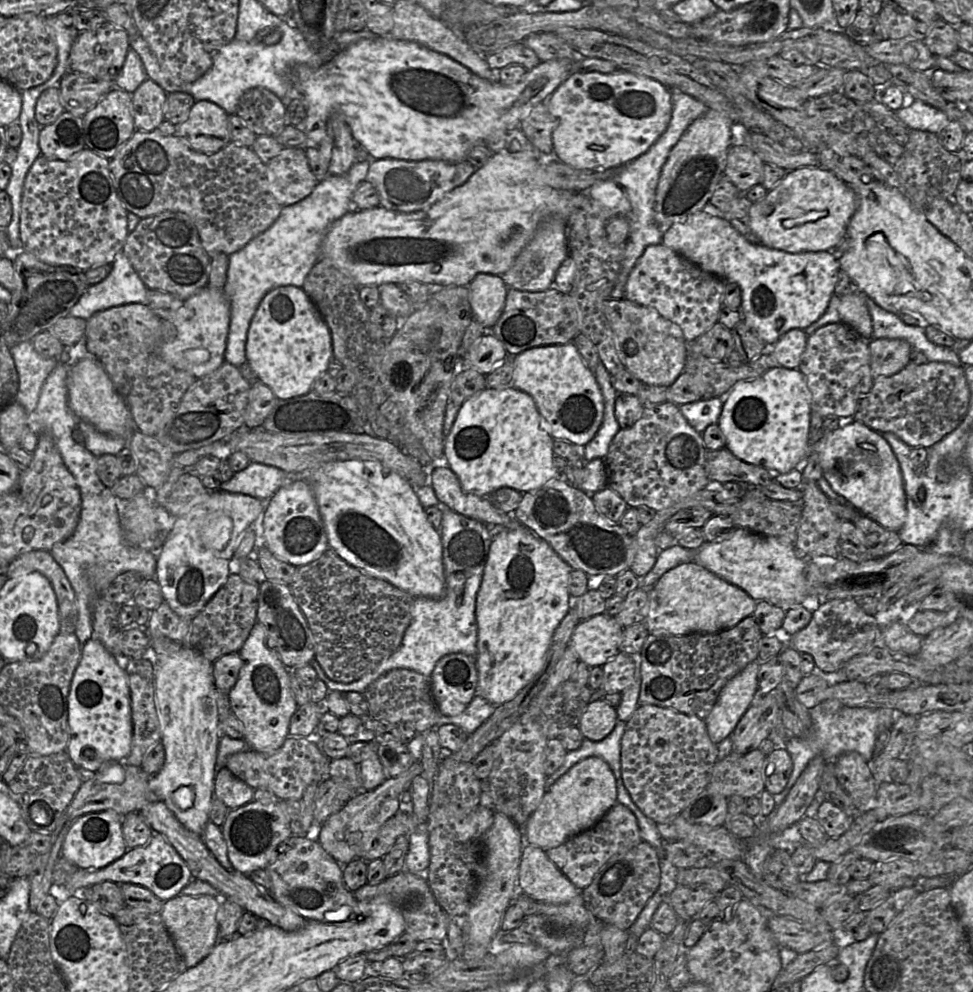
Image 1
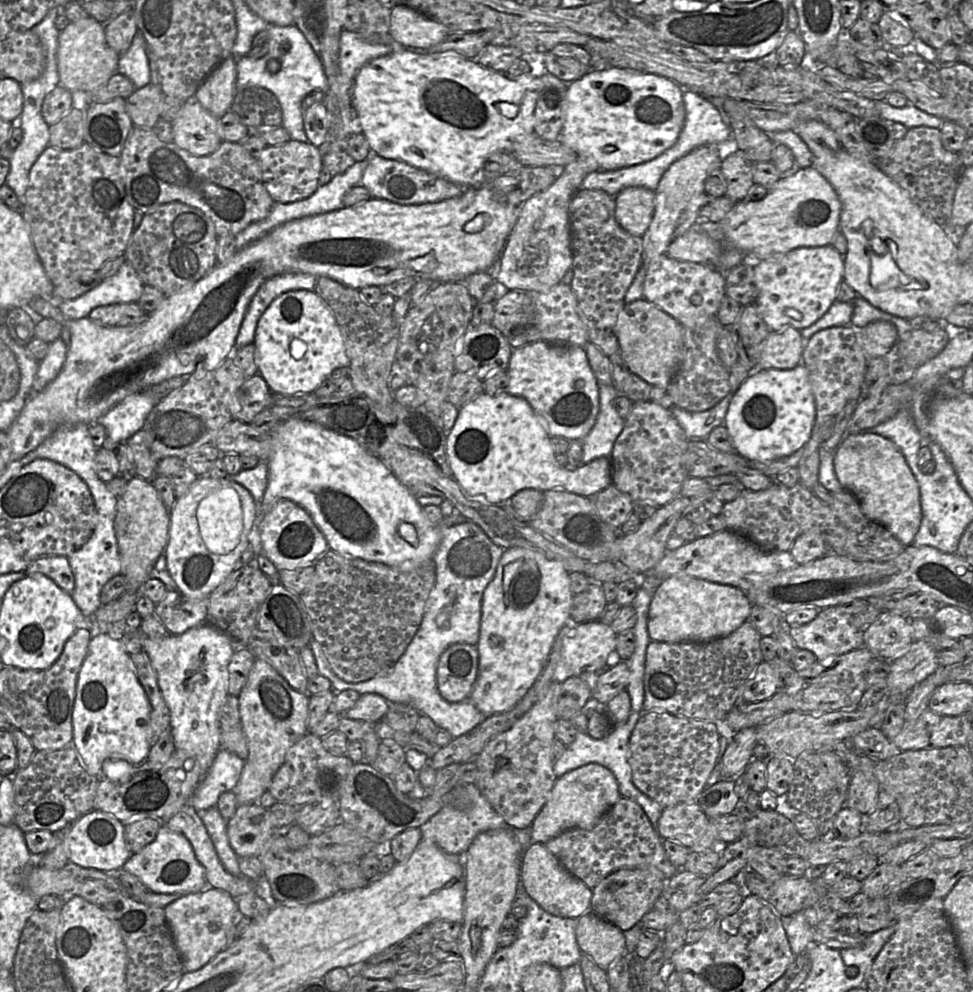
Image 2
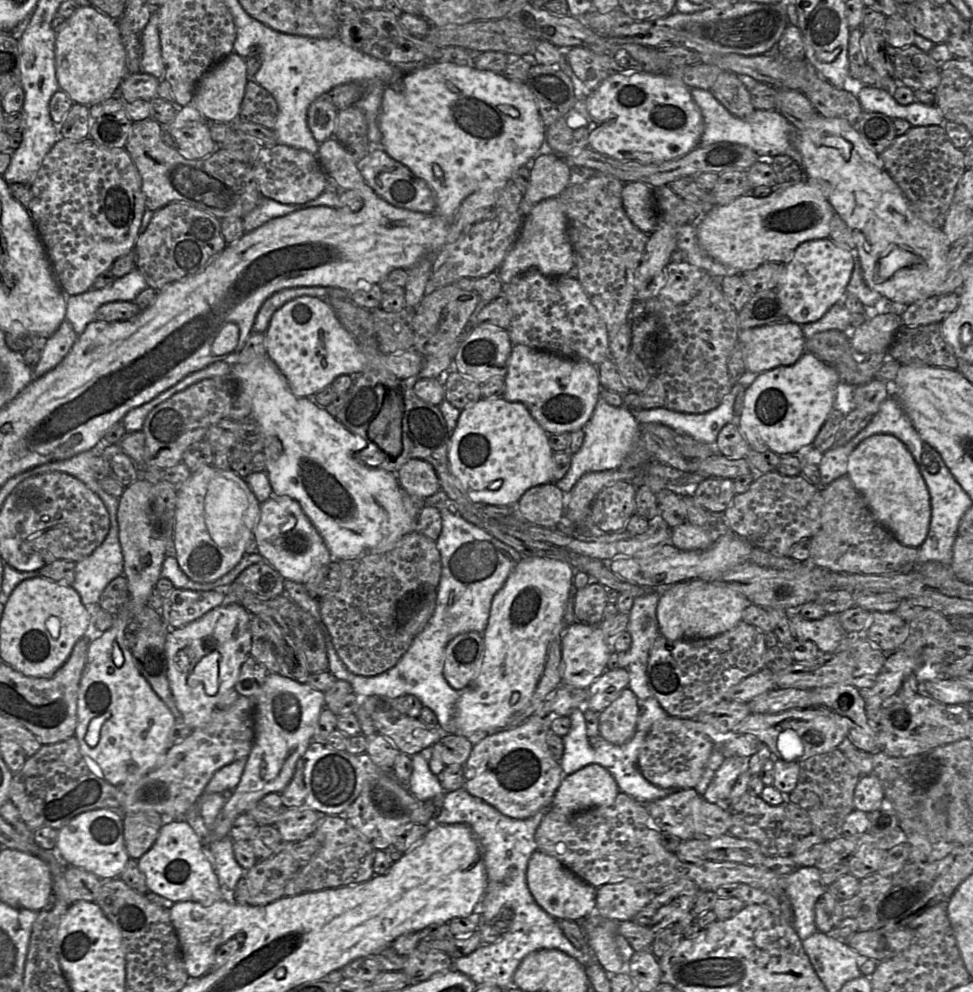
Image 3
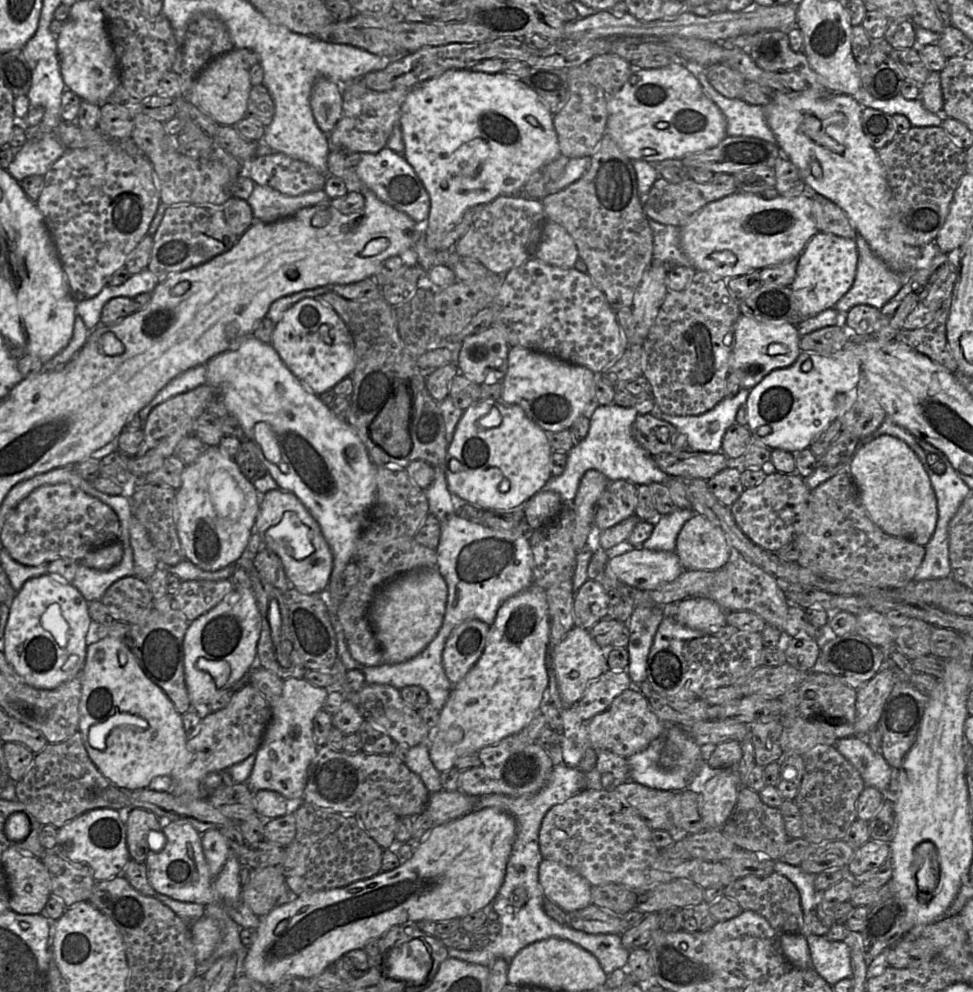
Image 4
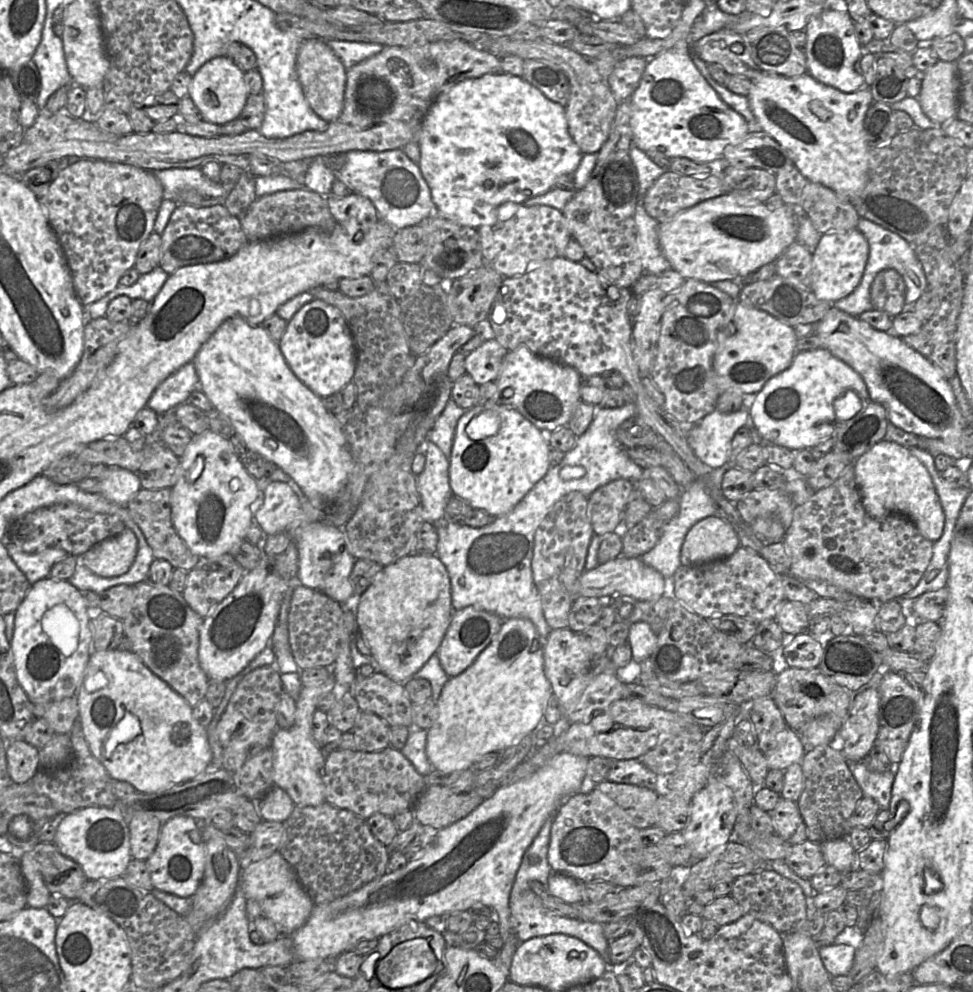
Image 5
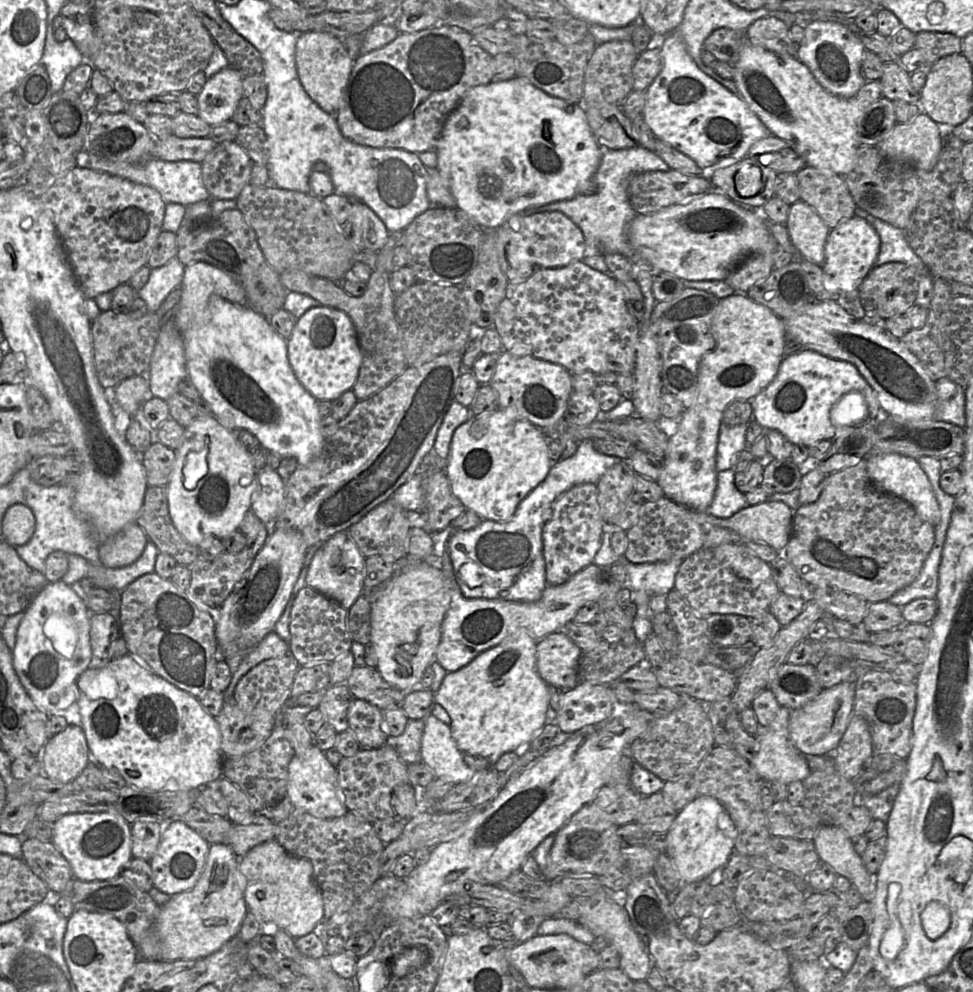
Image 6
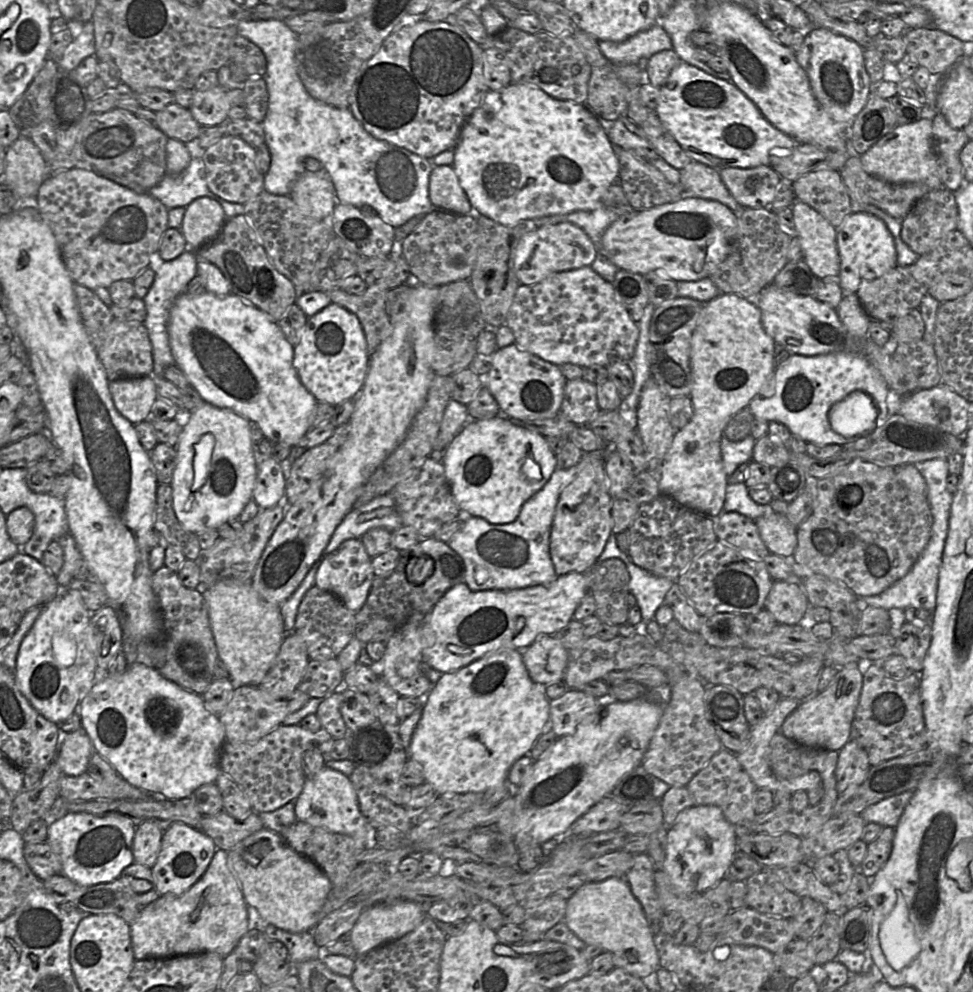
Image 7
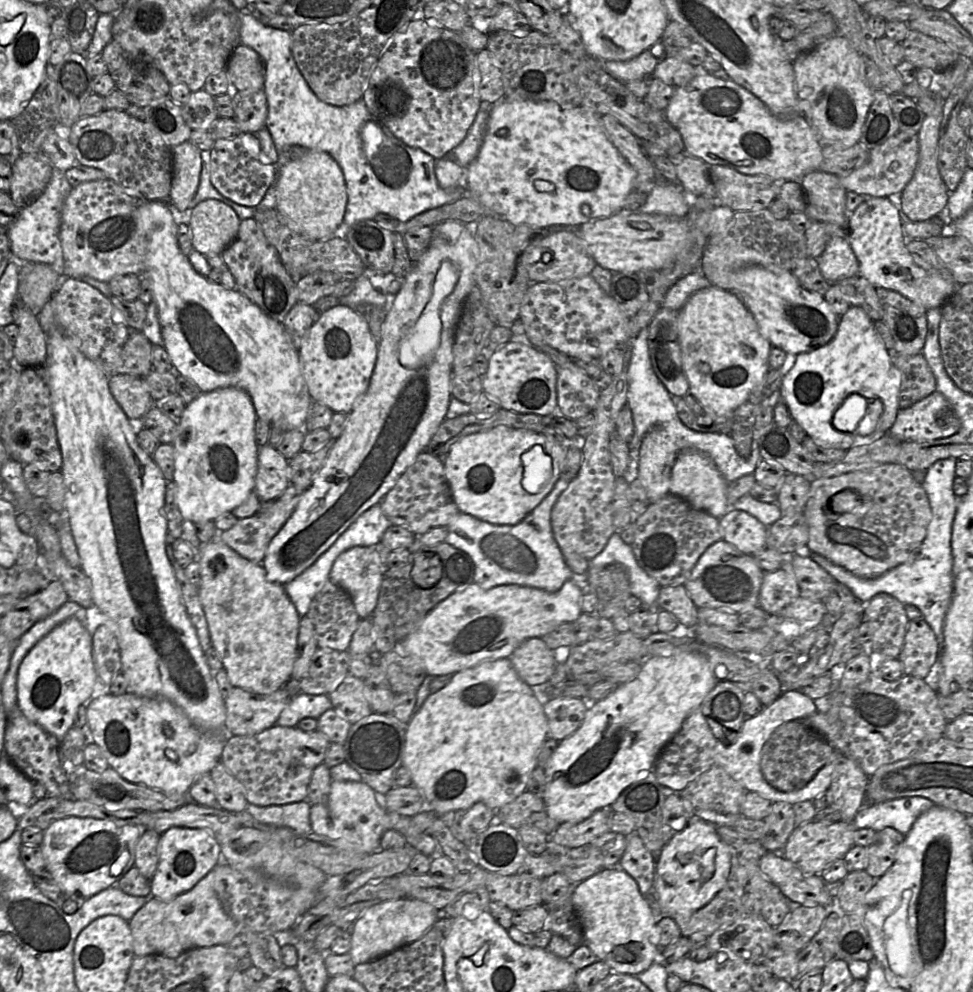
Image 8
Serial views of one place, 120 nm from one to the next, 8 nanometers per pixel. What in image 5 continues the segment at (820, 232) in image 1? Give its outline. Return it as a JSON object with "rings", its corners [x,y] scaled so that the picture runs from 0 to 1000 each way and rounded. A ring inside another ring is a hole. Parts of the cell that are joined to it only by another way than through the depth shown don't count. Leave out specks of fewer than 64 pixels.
{"rings":[[[745,195],[743,197],[720,203],[699,214],[687,223],[679,224],[676,231],[677,245],[679,252],[688,263],[690,270],[697,273],[704,280],[714,280],[727,285],[741,282],[770,281],[772,276],[782,268],[798,263],[798,261],[816,244],[819,244],[819,219],[824,215],[819,207],[805,206],[799,211],[789,210],[785,204],[776,201],[769,201],[763,197]]]}

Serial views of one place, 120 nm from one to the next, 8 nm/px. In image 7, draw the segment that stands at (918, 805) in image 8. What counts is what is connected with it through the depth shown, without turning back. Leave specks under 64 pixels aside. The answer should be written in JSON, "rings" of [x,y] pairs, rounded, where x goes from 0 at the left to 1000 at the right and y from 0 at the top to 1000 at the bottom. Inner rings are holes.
{"rings":[[[931,797],[897,811],[892,813],[885,823],[890,830],[900,830],[906,834],[921,835],[928,818],[938,802],[937,797]]]}

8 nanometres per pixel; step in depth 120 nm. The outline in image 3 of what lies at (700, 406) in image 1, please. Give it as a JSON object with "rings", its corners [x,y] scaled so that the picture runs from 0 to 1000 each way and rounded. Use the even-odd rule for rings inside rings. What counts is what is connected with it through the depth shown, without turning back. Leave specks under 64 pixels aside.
{"rings":[[[752,389],[750,396],[735,412],[723,417],[699,416],[683,410],[667,413],[652,413],[652,419],[658,427],[679,426],[695,434],[701,434],[709,441],[736,449],[741,432],[748,426],[756,423],[754,406],[758,396],[768,390]]]}

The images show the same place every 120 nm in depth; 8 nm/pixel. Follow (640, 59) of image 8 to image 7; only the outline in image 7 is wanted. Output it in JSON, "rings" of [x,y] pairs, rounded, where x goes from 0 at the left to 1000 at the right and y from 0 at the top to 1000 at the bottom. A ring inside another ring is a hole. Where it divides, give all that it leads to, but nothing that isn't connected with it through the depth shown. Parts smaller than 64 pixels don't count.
{"rings":[[[672,24],[638,42],[615,41],[615,47],[627,63],[647,66],[655,65],[659,58],[666,59],[677,51],[691,49],[691,43],[686,32]]]}

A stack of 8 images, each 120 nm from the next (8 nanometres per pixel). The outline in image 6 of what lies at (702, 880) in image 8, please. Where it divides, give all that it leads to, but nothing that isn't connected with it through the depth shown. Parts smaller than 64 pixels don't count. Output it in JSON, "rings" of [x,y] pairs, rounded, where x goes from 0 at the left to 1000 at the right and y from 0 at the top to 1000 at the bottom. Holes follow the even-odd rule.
{"rings":[[[717,801],[697,819],[688,837],[686,862],[690,865],[702,890],[727,884],[740,890],[740,879],[755,859],[756,833],[743,811],[729,801]]]}

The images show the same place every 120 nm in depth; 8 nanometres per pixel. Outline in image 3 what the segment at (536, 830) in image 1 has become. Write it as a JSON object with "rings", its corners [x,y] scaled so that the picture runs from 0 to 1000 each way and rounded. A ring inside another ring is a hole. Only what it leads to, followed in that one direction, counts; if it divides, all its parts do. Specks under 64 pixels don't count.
{"rings":[[[605,770],[581,782],[569,800],[564,816],[589,821],[629,810],[636,799],[629,781],[616,770]]]}

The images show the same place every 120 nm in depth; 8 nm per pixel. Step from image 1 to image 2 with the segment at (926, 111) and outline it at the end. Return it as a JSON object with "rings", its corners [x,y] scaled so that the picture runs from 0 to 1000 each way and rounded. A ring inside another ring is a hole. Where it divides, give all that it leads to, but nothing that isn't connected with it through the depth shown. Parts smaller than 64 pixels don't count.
{"rings":[[[901,101],[900,107],[904,118],[915,123],[927,124],[933,130],[956,128],[966,131],[970,124],[970,121],[943,110],[936,104],[933,104],[929,108],[919,108],[911,101]]]}

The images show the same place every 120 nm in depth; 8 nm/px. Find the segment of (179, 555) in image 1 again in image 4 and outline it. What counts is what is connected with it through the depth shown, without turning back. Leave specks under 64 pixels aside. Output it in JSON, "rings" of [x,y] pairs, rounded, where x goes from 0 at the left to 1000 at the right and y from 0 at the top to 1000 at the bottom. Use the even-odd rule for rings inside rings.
{"rings":[[[214,450],[211,456],[206,459],[200,466],[191,469],[187,477],[187,487],[180,498],[179,525],[182,538],[185,544],[190,564],[211,576],[223,576],[235,570],[242,569],[253,555],[254,548],[259,536],[262,534],[262,525],[267,513],[267,500],[259,489],[259,485],[255,484],[247,475],[240,463],[234,459],[230,459],[224,450]]]}

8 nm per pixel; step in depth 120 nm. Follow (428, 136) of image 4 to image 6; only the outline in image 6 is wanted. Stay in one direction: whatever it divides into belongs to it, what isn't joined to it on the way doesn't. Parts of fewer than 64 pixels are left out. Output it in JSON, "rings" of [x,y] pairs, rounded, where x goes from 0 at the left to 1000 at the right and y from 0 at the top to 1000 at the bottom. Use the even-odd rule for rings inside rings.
{"rings":[[[530,77],[518,82],[505,82],[501,85],[484,89],[476,98],[472,107],[461,117],[446,150],[449,155],[449,170],[458,180],[467,198],[470,210],[480,215],[491,226],[499,231],[511,231],[526,217],[546,208],[555,208],[569,203],[588,200],[594,196],[608,196],[613,192],[610,178],[616,168],[619,150],[614,145],[601,118],[599,110],[593,104],[585,104],[579,100],[563,96],[549,87],[541,79]]]}

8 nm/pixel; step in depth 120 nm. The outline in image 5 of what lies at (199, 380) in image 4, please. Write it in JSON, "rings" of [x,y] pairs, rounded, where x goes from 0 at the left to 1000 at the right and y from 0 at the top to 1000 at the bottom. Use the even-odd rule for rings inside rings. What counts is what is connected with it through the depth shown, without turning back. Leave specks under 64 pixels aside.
{"rings":[[[194,365],[170,382],[156,396],[151,410],[162,418],[178,414],[183,408],[192,405],[195,396],[205,391],[200,367]]]}

